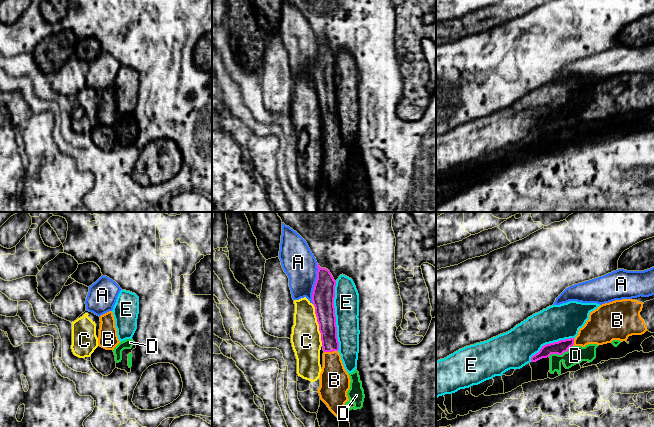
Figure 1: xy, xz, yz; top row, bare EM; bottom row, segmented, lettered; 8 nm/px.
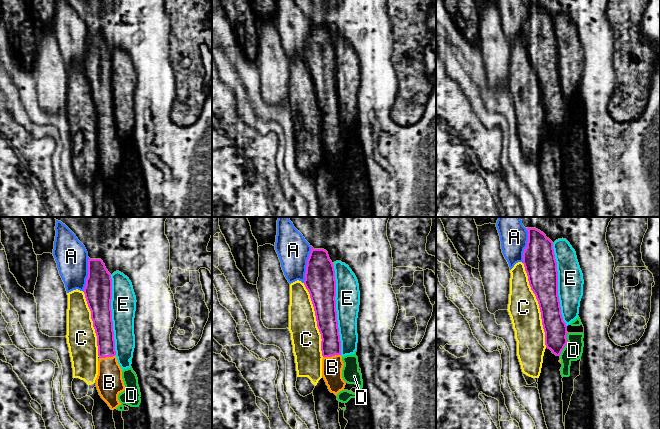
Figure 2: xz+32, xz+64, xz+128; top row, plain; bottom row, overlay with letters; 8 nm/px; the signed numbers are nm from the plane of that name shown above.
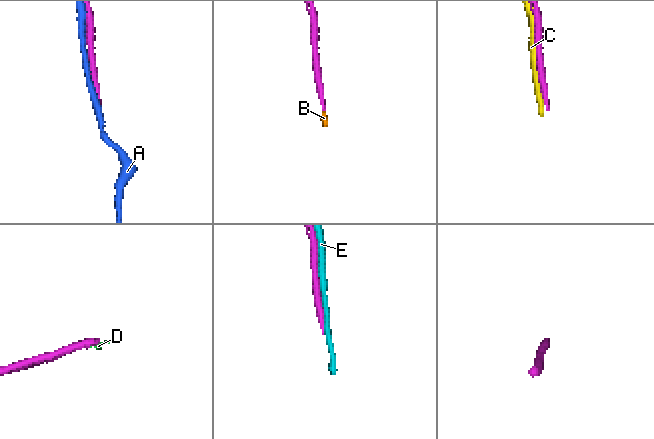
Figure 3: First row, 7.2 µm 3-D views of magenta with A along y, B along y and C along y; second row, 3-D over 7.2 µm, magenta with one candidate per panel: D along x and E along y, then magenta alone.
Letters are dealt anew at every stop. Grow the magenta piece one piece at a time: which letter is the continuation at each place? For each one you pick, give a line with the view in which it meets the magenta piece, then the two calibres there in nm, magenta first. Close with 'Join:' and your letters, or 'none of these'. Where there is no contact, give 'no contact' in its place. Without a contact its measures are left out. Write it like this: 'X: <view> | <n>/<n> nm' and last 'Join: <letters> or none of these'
B: xz | 140/240 nm
Join: B

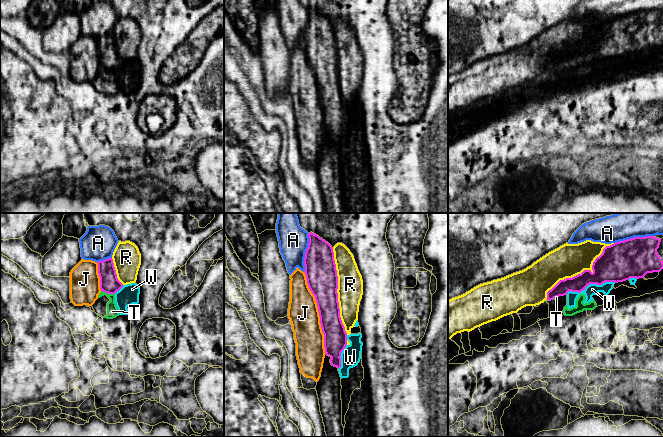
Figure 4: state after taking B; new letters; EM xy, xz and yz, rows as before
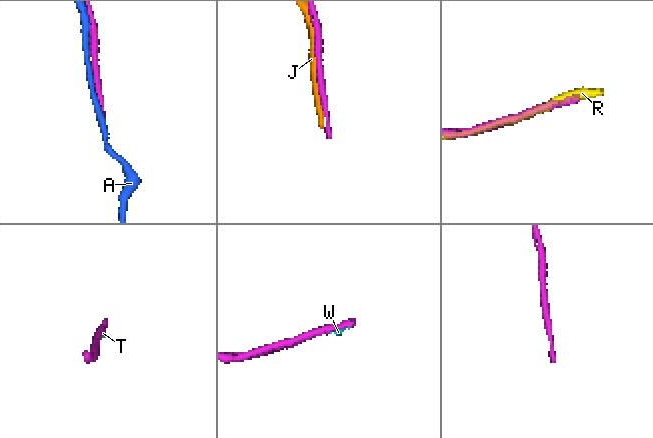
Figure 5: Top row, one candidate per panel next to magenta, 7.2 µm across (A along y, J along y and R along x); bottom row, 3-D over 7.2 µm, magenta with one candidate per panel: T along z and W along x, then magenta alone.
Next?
Join: none of these

